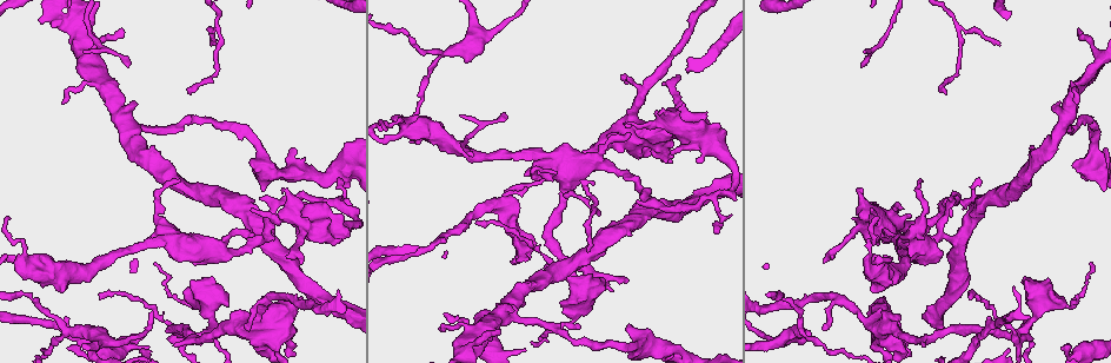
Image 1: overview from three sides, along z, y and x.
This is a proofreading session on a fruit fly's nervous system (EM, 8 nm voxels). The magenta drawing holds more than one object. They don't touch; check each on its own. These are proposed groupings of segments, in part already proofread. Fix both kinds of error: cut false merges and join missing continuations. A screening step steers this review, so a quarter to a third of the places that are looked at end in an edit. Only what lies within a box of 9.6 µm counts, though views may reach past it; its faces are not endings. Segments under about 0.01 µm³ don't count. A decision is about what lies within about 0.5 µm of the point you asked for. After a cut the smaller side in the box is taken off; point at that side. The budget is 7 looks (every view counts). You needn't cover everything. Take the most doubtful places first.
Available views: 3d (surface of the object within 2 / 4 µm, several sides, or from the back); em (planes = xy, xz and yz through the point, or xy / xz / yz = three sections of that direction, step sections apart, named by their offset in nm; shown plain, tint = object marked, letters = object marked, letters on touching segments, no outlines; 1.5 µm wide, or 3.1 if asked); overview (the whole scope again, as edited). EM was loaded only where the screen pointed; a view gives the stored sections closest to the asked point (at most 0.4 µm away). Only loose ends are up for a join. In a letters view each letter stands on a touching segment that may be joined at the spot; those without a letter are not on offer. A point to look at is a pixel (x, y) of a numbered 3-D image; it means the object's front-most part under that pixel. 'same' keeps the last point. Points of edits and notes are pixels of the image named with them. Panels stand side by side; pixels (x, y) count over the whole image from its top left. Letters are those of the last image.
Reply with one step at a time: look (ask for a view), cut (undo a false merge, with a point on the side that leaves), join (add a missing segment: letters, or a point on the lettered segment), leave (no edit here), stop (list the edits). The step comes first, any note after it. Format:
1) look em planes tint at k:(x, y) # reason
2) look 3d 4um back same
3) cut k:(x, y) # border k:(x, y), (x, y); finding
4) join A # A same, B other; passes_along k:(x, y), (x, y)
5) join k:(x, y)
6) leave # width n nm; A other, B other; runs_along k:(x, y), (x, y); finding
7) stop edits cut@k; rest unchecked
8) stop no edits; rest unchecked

look em yz step 8 tint at 1:(644, 193) # calibre changes

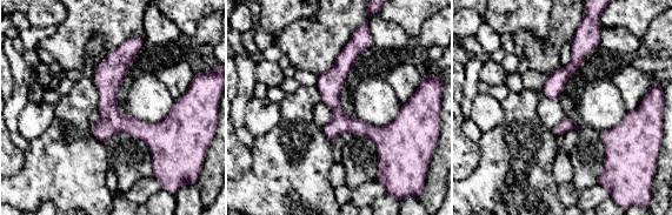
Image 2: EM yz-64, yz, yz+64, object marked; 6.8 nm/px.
look em yz step 8 letters same

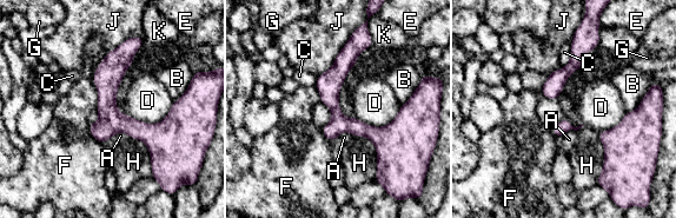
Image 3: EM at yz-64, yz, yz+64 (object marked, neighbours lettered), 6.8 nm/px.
leave # A other, B other, C other, D other, E other, F other, G other, H other, J other, K other; border 3:(107, 52), (93, 73), (95, 107); one cell here

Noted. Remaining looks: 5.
look 3d 4um at 1:(443, 314) # branch stops here

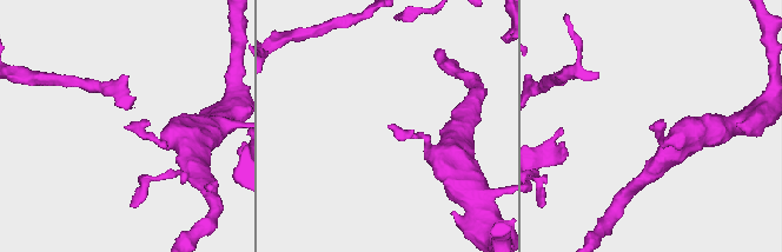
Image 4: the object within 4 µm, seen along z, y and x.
look em xz step 8 tint at 4:(128, 126)

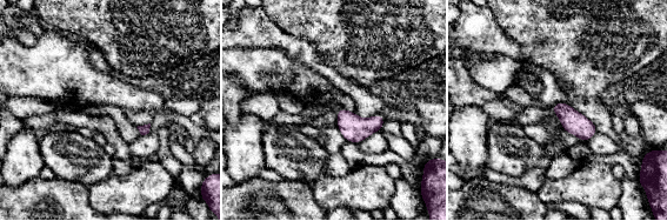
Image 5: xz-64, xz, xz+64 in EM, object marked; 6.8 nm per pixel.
look em xz step 8 letters same # what lies round it

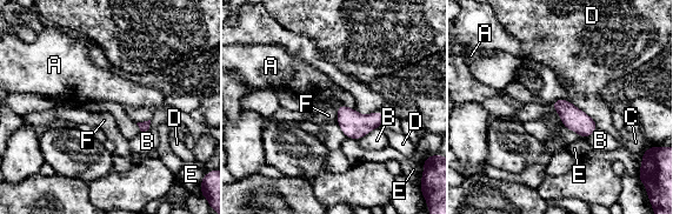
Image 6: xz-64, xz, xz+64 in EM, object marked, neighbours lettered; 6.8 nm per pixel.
leave # A other, B other, C other, D other, E other, F other; border 6:(334, 108), (337, 121); none of them fits

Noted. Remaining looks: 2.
look em xy step 4 letters at 1:(626, 280) # thin end

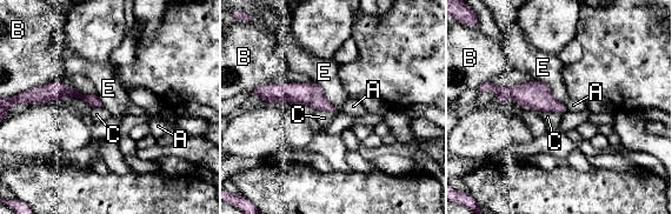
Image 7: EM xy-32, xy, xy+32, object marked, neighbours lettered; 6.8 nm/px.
look em planes letters same

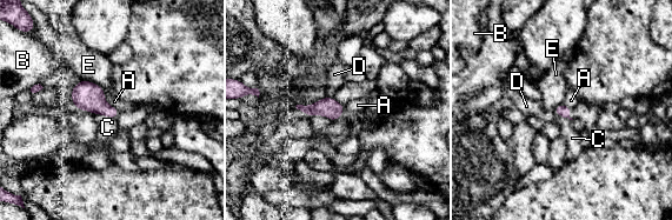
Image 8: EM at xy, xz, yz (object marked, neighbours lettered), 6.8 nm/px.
leave # A other, B other, C other, D other, E other; none of them fits

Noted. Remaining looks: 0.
stop no edits; rest unchecked

